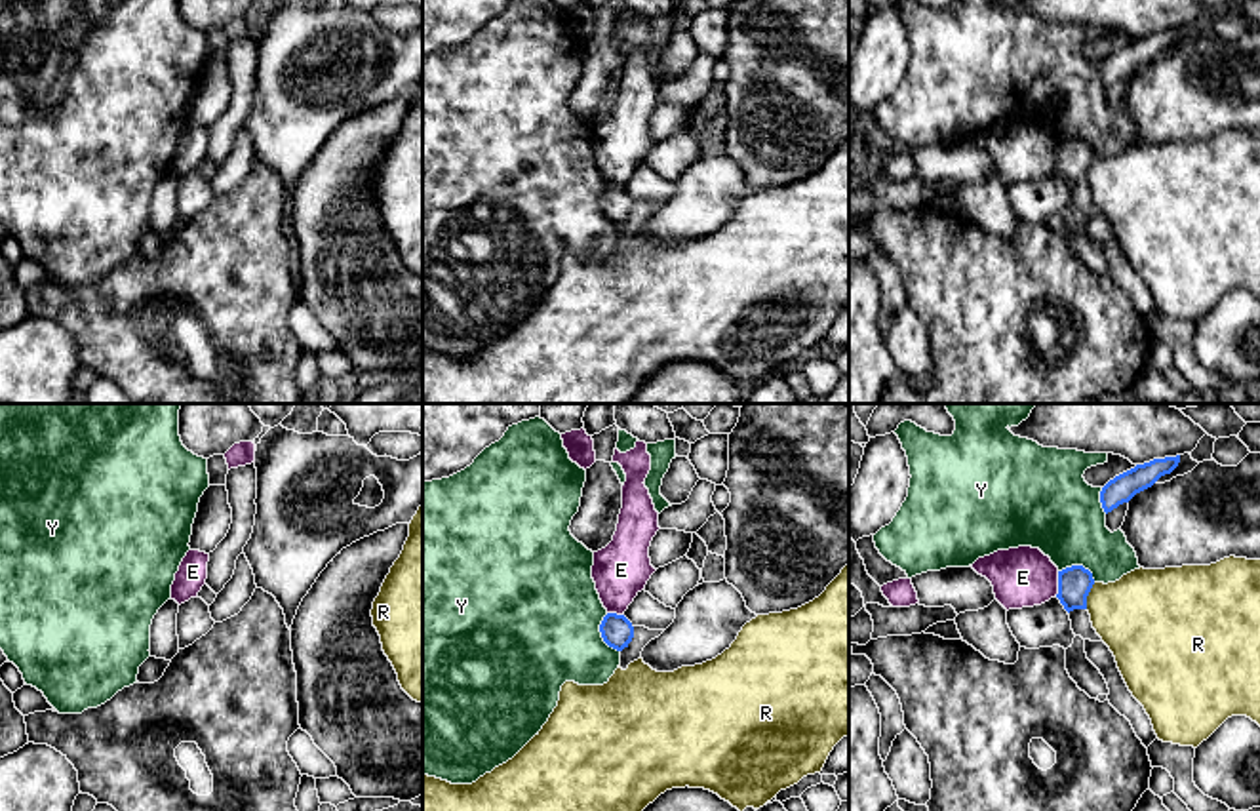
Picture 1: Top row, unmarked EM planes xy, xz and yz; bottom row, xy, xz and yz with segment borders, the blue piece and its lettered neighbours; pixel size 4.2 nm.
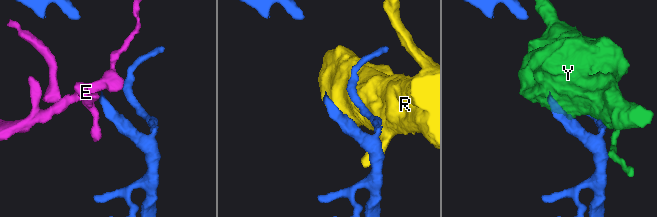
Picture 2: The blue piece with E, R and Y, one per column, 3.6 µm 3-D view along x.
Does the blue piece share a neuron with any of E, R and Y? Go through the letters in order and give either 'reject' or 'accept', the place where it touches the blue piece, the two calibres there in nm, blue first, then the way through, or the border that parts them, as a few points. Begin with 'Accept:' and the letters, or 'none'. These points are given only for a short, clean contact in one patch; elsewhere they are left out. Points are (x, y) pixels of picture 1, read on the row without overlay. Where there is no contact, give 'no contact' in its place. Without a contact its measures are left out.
Accept: none
E: reject; meets blue in yz at (1059, 157); 140 nm thick on the blue side, 260 nm on the other; border along yz (1059, 145), (1059, 164), (1055, 168)
R: reject; meets blue in yz at (1087, 168); 140 nm thick on the blue side, 380 nm on the other
Y: reject; meets blue in xz at (602, 208); 140 nm thick on the blue side, 480 nm on the other

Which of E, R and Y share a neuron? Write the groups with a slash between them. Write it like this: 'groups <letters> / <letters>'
groups E / R / Y

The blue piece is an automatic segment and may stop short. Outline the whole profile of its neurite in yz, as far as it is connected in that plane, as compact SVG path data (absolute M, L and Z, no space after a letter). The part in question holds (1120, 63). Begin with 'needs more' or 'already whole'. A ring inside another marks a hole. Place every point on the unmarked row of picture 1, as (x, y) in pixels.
already whole; M1180 29L1153 32L1110 53L1100 65L1104 86L1108 88L1119 78L1129 76L1136 67L1152 61L1161 49L1171 48L1178 36Z

